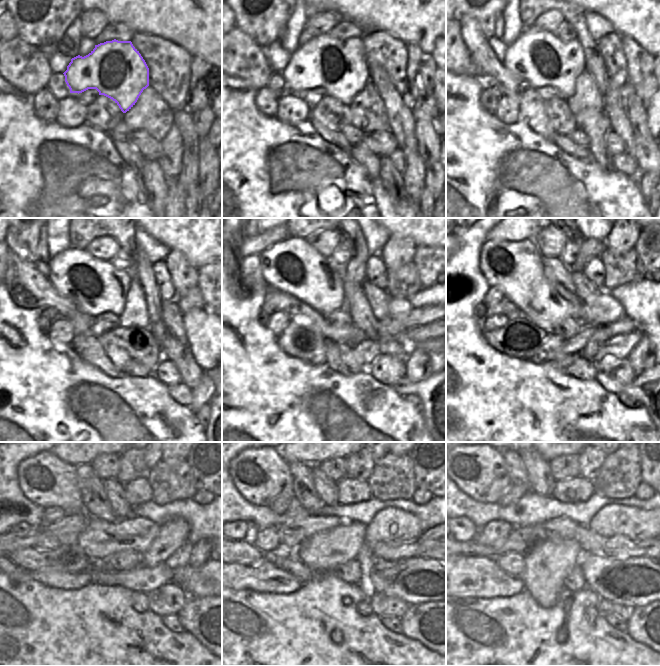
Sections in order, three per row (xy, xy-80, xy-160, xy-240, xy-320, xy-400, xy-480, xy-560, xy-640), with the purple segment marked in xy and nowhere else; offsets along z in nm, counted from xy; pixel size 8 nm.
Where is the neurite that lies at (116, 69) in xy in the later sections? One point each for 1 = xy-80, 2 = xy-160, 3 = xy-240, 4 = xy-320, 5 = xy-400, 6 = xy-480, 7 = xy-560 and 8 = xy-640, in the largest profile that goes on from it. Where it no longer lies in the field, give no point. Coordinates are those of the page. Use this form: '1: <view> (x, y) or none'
1: xy-80 (338, 66)
2: xy-160 (541, 59)
3: xy-240 (95, 286)
4: xy-320 (292, 266)
5: xy-400 (515, 267)
6: xy-480 (47, 481)
7: xy-560 (261, 475)
8: xy-640 (479, 471)

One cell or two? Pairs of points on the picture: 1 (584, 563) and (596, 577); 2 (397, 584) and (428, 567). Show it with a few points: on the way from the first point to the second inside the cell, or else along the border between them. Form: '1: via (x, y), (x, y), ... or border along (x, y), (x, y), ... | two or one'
1: via (587, 566), (595, 574) | one
2: via (405, 578), (411, 572), (420, 569) | one

